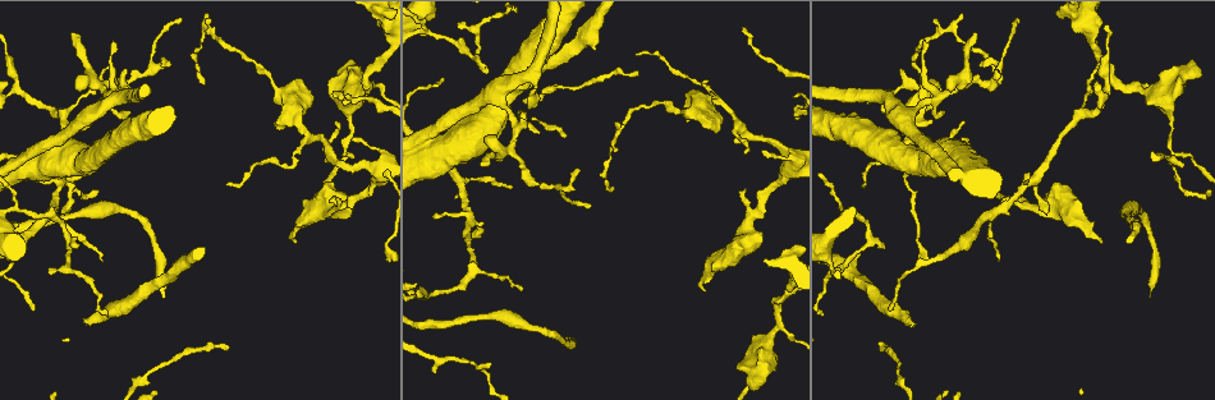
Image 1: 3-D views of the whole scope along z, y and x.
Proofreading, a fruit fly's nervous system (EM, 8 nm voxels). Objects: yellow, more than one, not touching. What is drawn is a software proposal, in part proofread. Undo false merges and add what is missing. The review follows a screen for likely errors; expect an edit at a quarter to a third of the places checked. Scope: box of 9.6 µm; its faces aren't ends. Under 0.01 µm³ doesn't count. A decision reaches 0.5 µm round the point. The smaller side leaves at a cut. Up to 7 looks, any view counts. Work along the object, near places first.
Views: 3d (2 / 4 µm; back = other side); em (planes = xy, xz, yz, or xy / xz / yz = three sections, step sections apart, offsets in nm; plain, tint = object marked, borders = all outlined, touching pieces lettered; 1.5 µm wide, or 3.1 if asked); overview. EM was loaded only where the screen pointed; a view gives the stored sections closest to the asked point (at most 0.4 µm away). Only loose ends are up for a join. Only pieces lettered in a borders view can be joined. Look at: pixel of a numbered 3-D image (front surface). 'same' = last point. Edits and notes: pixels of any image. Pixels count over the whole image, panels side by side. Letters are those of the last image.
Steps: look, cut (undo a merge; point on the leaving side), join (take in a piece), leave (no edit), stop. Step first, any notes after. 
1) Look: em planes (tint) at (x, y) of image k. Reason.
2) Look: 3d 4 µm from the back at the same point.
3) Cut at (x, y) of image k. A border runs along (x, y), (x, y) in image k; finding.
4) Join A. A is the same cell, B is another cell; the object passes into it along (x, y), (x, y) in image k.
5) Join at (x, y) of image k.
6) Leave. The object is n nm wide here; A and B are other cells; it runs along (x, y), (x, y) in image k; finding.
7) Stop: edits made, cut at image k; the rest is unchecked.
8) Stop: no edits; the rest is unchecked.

Look: em xz step 4 (tint) at (976, 36) of image 1. Free end.

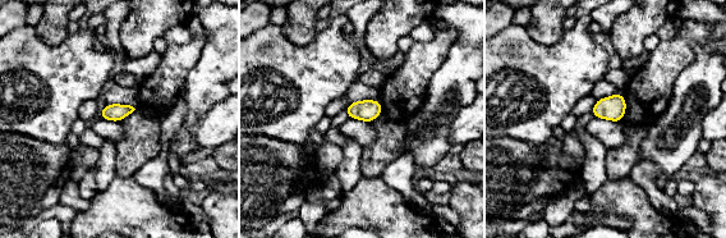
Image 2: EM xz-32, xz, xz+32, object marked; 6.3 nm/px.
Look: em planes (borders) at the same point.

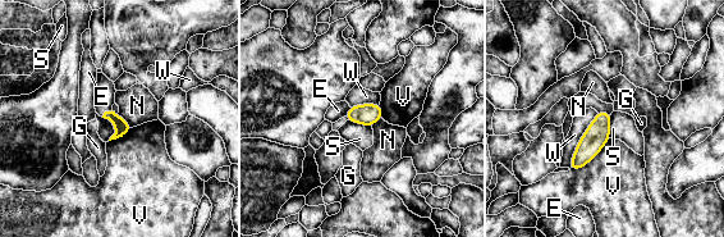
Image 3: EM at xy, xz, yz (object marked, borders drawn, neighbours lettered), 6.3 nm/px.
Leave. E, G, N, S, V and W are other cells; none of them fits.

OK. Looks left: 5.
Look: em planes (tint) at (229, 185) of image 1. Thin end.

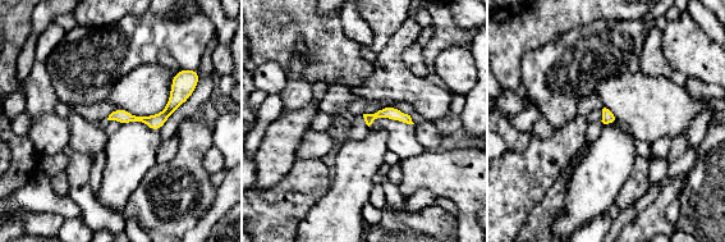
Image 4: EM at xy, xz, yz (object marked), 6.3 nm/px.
Look: em planes (borders) at the same point.

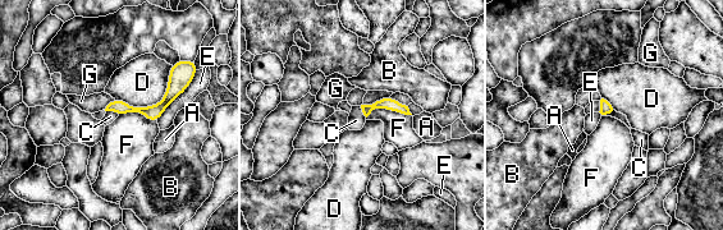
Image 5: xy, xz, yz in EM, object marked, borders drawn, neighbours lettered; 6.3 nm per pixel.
Leave. The longest contact is with D, 420 nm; A, B, C, D, E, F and G are other cells; no lettered piece goes on from it.

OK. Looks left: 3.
Look: em planes (borders) at (93, 323) of image 1. Free end.

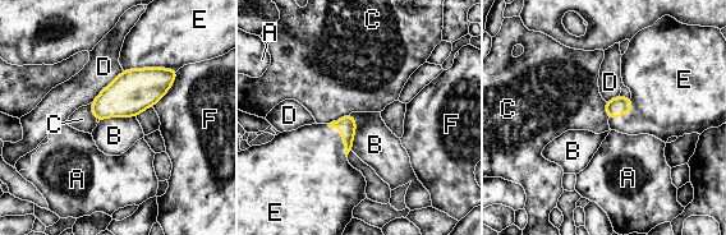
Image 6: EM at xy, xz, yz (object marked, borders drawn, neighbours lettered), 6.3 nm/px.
Join E. E is the same cell, A, B, C, D and F are other cells; the neuron continues.

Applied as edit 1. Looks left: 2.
Stop: edits made, join at image 6; the rest is unchecked.

